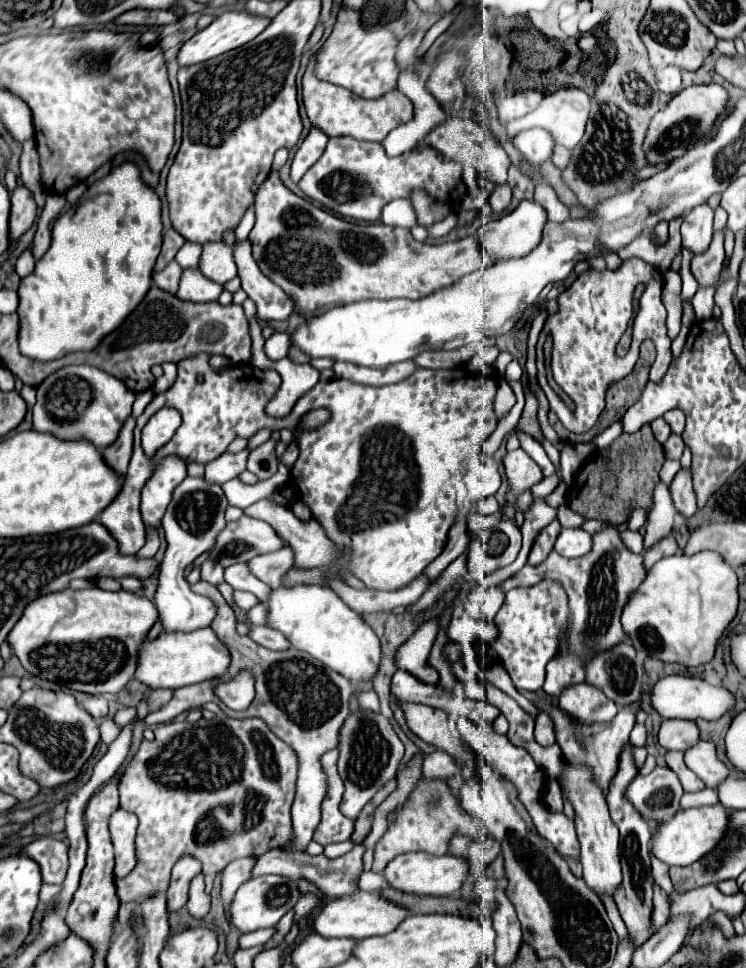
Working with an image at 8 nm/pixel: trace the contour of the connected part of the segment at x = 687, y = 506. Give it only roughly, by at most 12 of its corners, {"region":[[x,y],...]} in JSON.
{"region":[[691,471],[669,485],[673,507],[685,519],[697,511]]}

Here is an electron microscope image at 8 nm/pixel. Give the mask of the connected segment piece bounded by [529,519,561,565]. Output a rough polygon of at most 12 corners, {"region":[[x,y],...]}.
{"region":[[561,525],[545,527],[529,553],[529,565],[539,565],[555,547]]}

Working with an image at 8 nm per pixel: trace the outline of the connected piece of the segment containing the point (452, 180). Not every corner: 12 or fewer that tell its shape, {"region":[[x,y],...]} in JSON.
{"region":[[329,137],[301,191],[369,223],[423,189],[459,191],[463,165],[419,145]]}

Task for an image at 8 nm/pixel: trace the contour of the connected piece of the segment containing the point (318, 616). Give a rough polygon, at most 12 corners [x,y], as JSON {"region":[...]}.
{"region":[[299,583],[267,597],[267,627],[353,683],[381,647],[337,593]]}

